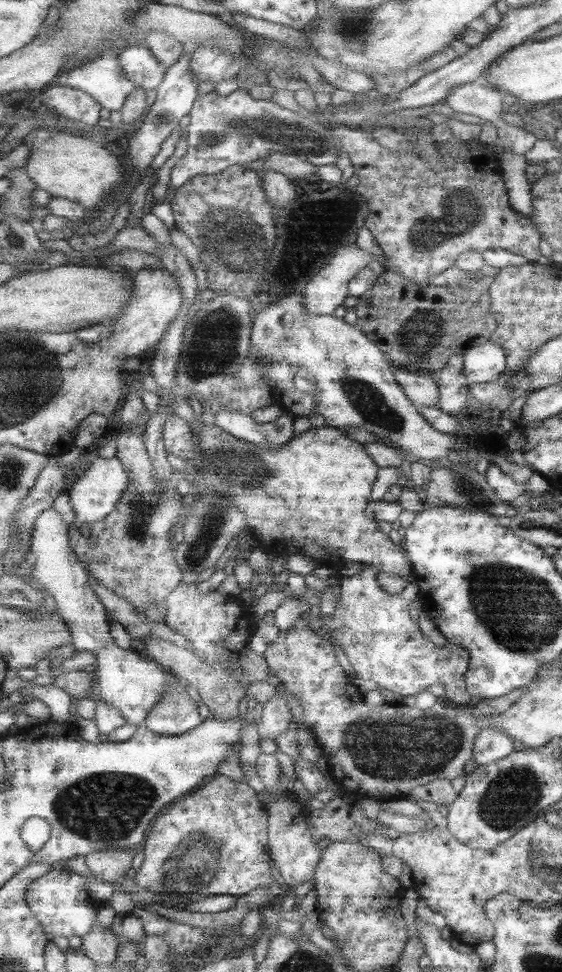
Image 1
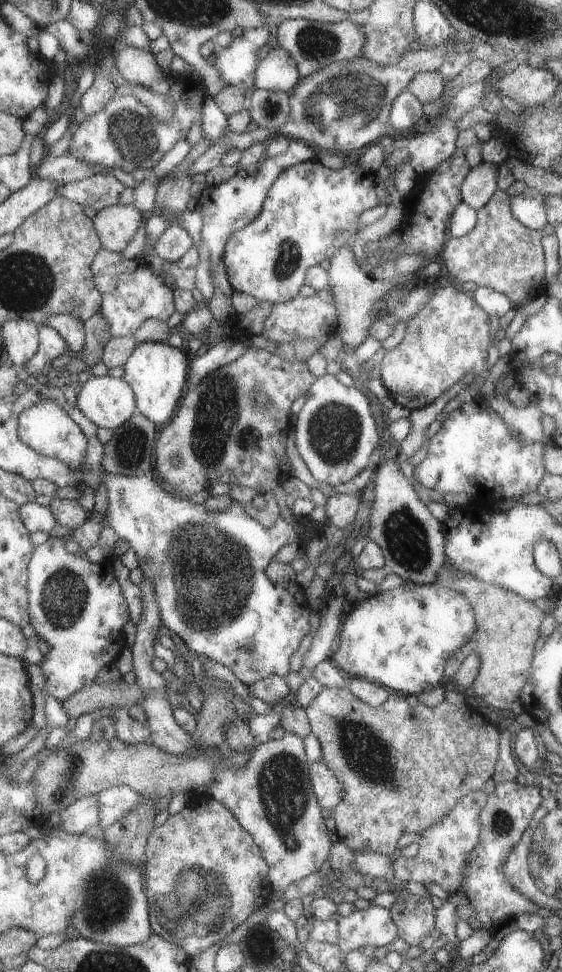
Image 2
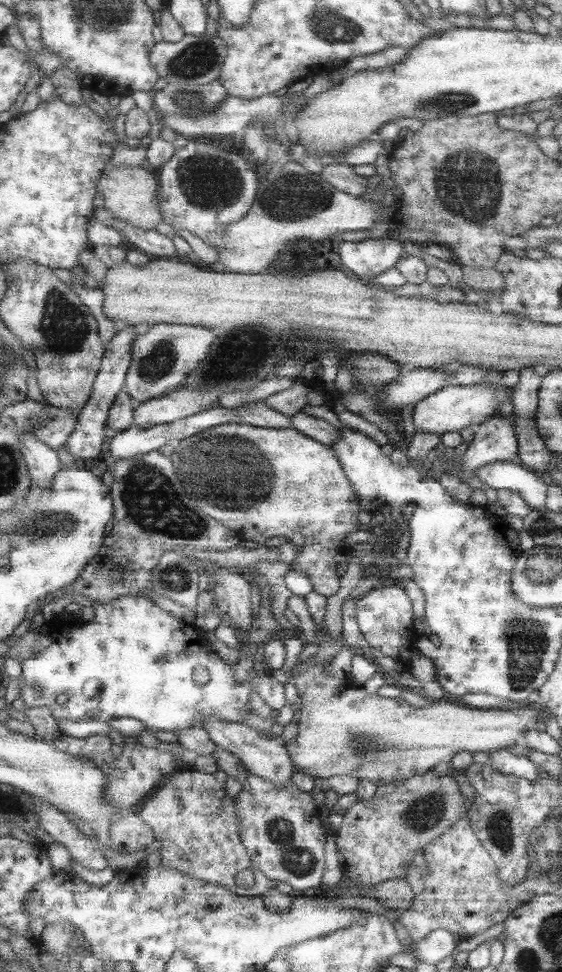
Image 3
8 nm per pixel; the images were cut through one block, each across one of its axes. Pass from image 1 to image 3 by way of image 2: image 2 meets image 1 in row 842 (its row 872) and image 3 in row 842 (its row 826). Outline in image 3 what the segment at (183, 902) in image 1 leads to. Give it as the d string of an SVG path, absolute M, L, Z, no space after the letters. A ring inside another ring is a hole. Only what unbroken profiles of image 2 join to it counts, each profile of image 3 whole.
M192 768L176 773L167 784L158 788L158 795L150 800L150 803L146 805L146 808L142 809L140 815L154 829L154 833L158 837L157 841L161 843L162 864L171 866L171 868L175 868L178 872L184 872L198 880L205 880L210 884L217 884L218 886L230 889L230 891L240 893L242 896L265 898L268 893L278 887L279 881L272 880L258 867L255 868L253 856L246 848L245 843L242 842L236 799L228 796L225 786L221 786L217 781L214 781L212 774L197 772ZM248 868L254 871L256 883L253 887L246 890L246 888L242 888L238 884L236 878L238 878L238 874L242 870L248 870Z

